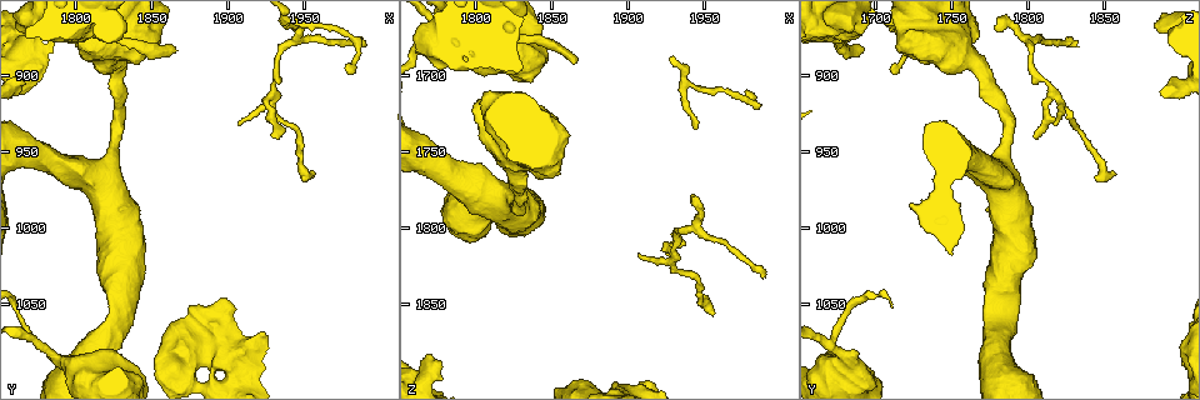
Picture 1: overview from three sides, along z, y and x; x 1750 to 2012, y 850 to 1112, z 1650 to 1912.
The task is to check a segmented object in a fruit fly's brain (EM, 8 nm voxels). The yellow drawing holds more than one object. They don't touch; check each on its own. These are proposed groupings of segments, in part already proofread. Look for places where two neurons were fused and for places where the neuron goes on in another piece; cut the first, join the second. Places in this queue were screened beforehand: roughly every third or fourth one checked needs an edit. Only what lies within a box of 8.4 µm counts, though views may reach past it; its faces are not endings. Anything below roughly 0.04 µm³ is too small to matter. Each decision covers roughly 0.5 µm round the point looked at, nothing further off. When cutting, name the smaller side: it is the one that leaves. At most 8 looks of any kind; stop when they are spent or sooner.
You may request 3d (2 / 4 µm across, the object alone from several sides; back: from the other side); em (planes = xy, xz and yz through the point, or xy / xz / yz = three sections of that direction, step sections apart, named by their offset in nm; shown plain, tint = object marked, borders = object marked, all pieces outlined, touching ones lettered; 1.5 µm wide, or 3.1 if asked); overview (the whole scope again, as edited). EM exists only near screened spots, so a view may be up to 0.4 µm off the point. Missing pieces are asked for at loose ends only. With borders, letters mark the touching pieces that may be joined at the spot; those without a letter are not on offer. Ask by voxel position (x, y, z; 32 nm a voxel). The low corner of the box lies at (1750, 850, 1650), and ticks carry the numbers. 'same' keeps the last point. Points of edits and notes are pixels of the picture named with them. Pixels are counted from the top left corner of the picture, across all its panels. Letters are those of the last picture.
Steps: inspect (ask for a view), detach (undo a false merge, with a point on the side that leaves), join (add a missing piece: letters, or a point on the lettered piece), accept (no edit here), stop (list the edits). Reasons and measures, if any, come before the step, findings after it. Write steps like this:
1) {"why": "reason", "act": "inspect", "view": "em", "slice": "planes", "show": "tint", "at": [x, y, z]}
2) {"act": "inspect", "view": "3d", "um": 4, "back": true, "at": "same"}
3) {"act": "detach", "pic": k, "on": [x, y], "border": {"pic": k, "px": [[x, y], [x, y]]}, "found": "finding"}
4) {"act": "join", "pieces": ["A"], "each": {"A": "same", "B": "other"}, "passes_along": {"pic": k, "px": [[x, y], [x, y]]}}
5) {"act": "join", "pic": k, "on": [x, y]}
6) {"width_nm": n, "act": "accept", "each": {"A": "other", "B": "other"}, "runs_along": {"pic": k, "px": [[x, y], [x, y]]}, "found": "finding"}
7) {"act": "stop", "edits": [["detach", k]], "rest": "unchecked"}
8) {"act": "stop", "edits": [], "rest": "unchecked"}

{"why": "side arm on a straight run", "act": "inspect", "view": "3d", "um": 4, "at": [1778, 1076, 1670]}

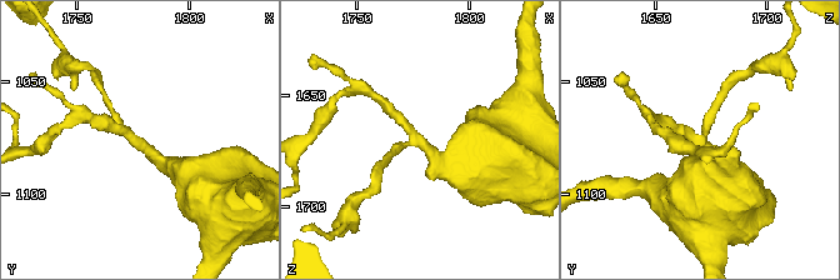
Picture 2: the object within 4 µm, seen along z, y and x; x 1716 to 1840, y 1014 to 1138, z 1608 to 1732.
{"arms": 3, "act": "inspect", "view": "em", "slice": "xy", "step": 8, "show": "borders", "at": [1778, 1078, 1671]}

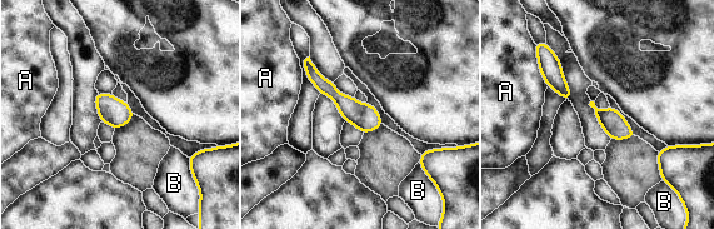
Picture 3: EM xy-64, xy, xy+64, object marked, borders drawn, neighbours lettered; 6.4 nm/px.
{"act": "accept", "each": {"A": "other", "B": "other"}, "border": {"pic": 3, "px": [[537, 59], [539, 71], [548, 85]]}, "found": "all the same neuron"}

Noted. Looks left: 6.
{"why": "an open end", "act": "inspect", "view": "em", "slice": "planes", "show": "borders", "at": [1864, 884, 1692]}

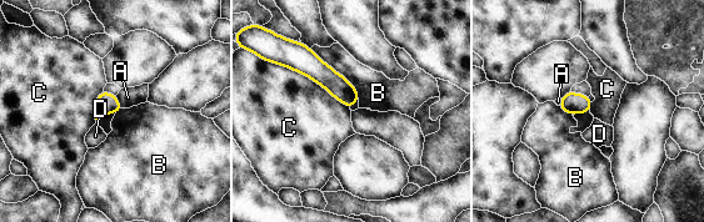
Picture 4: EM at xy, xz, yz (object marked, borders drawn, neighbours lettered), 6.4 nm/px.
{"width_nm": 130, "act": "accept", "each": {"A": "other", "B": "other", "C": "other", "D": "other"}, "border": {"pic": 4, "px": [[279, 64], [306, 75], [349, 109]]}, "found": "none of them fits"}

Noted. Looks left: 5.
{"why": "tapers out", "act": "inspect", "view": "3d", "um": 2, "at": [1944, 870, 1778]}

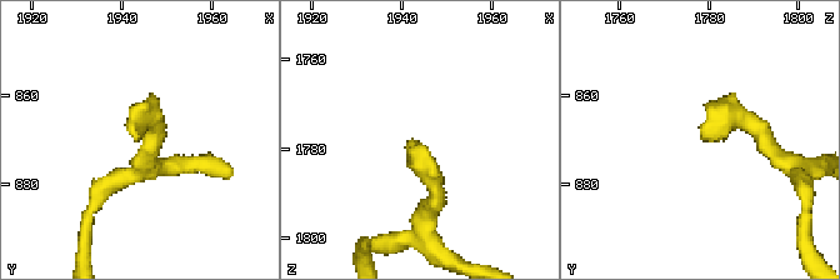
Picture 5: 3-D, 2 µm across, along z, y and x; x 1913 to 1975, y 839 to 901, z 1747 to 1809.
{"act": "inspect", "view": "em", "slice": "planes", "show": "borders", "at": [1943, 870, 1778]}

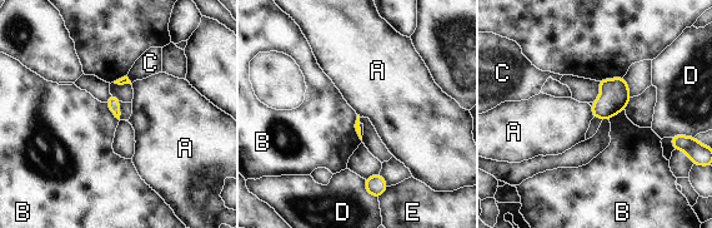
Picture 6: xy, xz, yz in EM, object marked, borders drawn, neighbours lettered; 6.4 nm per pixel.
{"act": "accept", "each": {"A": "other", "B": "other", "C": "other", "D": "other", "E": "other"}, "border": {"pic": 6, "px": [[591, 107], [593, 117]]}, "found": "no lettered piece goes on from it"}

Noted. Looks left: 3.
{"act": "stop", "edits": [], "rest": "unchecked"}

